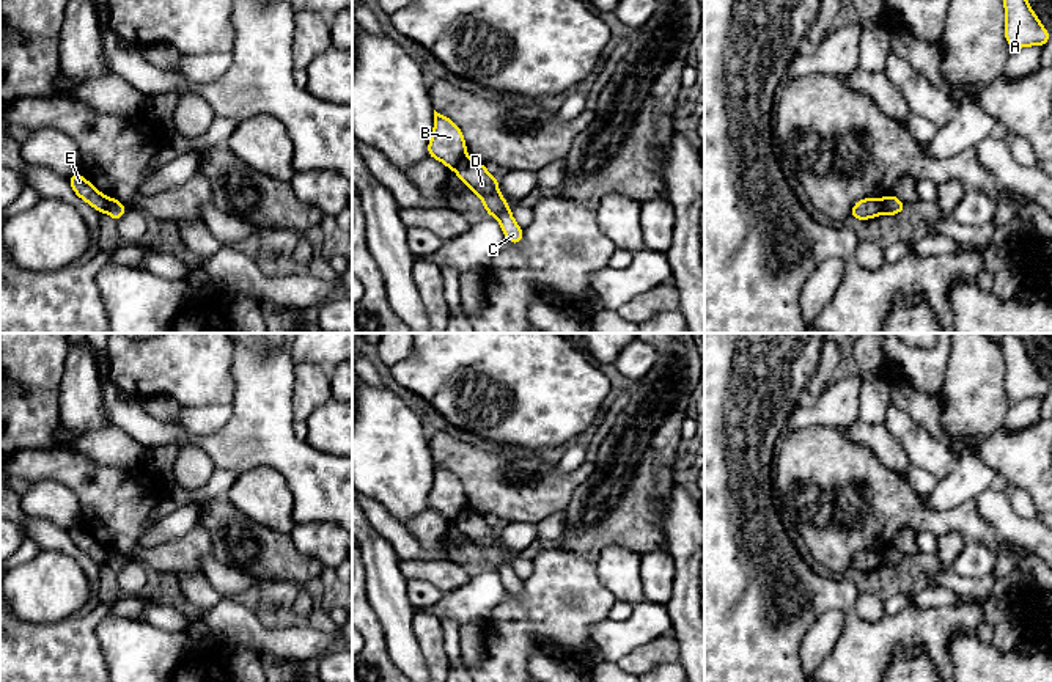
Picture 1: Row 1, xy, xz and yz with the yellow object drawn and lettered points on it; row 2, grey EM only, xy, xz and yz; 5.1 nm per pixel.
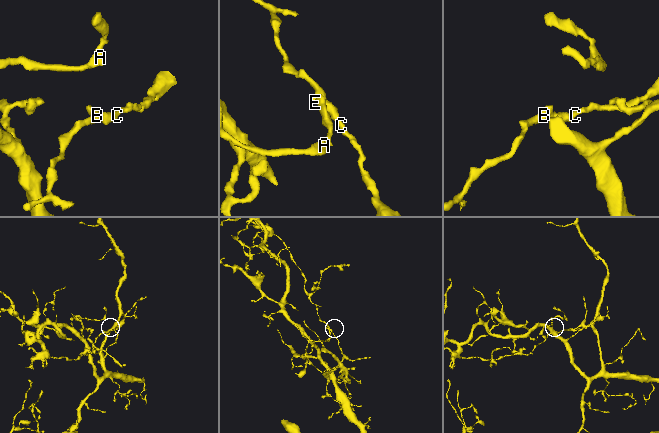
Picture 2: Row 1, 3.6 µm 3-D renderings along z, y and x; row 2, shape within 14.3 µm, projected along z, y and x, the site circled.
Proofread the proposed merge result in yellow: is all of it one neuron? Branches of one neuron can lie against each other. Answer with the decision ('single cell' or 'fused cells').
fused cells

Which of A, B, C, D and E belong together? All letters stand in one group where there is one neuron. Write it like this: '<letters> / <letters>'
A C D / B E

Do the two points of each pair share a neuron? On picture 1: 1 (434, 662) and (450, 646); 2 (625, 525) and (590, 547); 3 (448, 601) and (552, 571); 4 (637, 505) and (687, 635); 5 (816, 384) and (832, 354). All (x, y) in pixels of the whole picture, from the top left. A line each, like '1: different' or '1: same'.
1: different
2: same
3: different
4: different
5: same

